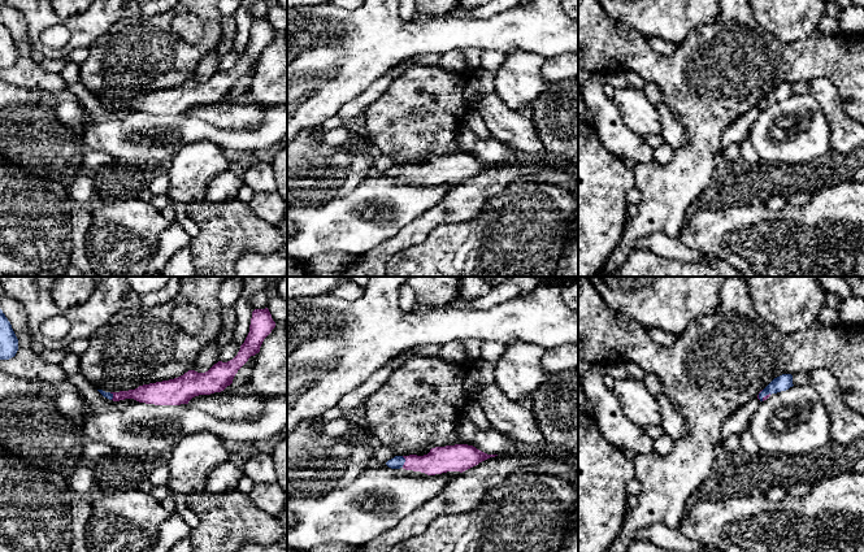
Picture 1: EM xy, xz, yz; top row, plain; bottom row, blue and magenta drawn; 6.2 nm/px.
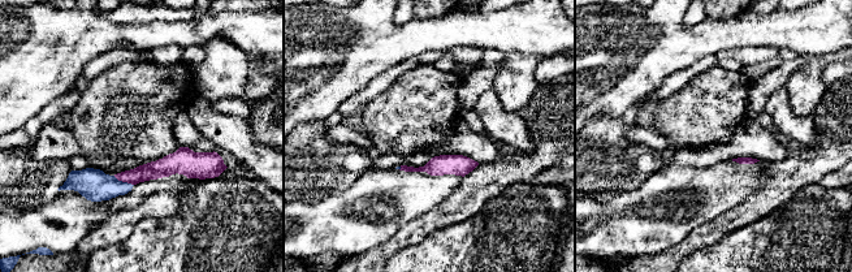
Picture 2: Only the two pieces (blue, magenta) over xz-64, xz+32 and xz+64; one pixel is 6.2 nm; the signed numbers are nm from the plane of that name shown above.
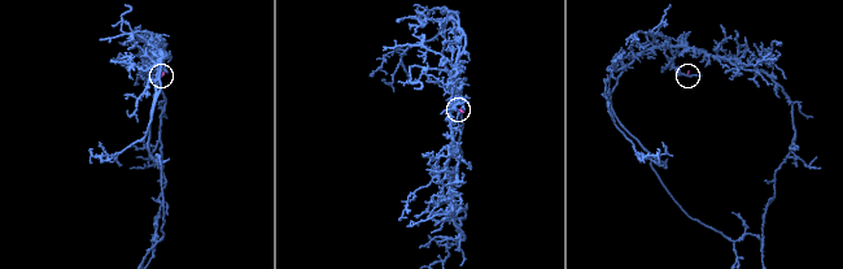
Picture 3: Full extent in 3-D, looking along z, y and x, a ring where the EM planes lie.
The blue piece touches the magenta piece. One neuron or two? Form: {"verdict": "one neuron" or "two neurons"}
{"verdict": "one neuron"}

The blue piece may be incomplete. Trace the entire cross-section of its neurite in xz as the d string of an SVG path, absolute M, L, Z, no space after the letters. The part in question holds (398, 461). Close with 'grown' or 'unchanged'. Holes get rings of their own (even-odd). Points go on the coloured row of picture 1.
M455 444L431 448L427 455L395 456L386 465L391 469L405 469L421 471L427 475L442 474L447 471L465 471L479 462L495 457L487 455L473 445Z; grown

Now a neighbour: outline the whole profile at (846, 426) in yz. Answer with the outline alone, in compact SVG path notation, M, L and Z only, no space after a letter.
M825 368L809 371L809 384L820 395L830 417L830 436L838 444L850 445L864 439L864 417L851 410L843 399L835 377Z

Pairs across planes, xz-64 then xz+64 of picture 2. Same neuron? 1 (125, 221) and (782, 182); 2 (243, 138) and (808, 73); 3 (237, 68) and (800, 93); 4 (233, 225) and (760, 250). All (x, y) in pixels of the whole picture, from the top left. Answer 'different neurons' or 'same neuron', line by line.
1: same neuron
2: different neurons
3: same neuron
4: same neuron

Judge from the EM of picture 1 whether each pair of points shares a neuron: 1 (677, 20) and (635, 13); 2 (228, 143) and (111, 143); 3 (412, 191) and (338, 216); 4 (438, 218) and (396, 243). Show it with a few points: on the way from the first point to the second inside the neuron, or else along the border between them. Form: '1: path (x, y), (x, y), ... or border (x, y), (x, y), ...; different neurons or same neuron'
1: path (667, 13), (646, 13); same neuron
2: path (199, 130), (168, 124), (139, 127); same neuron
3: path (394, 196), (365, 198), (356, 207); same neuron
4: path (428, 221), (417, 231), (407, 237); same neuron

